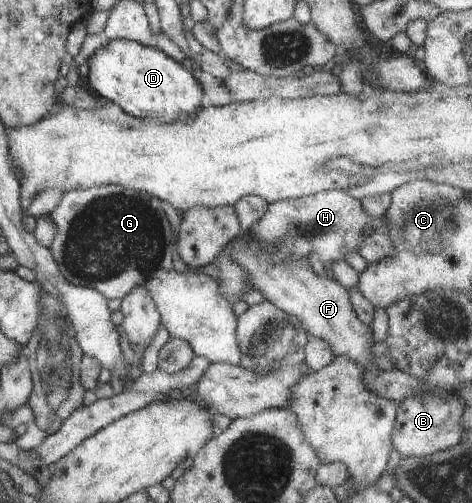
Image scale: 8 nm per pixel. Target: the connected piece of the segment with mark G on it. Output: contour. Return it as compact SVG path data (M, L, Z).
M105 185L105 186L93 186L86 189L69 189L62 194L60 198L60 204L52 210L52 212L46 212L46 218L50 218L56 226L56 236L52 240L52 245L50 246L50 254L56 262L57 268L67 282L70 282L73 286L86 286L86 288L92 288L96 292L100 292L102 296L106 296L106 299L110 301L111 299L124 299L126 294L132 294L132 290L136 286L145 286L158 310L161 318L162 325L170 334L170 338L178 338L178 340L184 340L195 356L204 356L210 364L214 363L225 363L231 366L240 367L240 348L238 348L238 342L236 340L236 330L237 330L237 317L235 316L232 308L232 303L226 300L222 296L222 288L218 286L218 283L214 278L203 274L201 271L186 271L184 273L176 272L174 270L174 250L171 249L171 242L169 240L168 228L170 228L170 206L166 202L159 201L158 198L152 197L150 194L144 193L143 191L136 191L133 189L121 188L115 185Z

